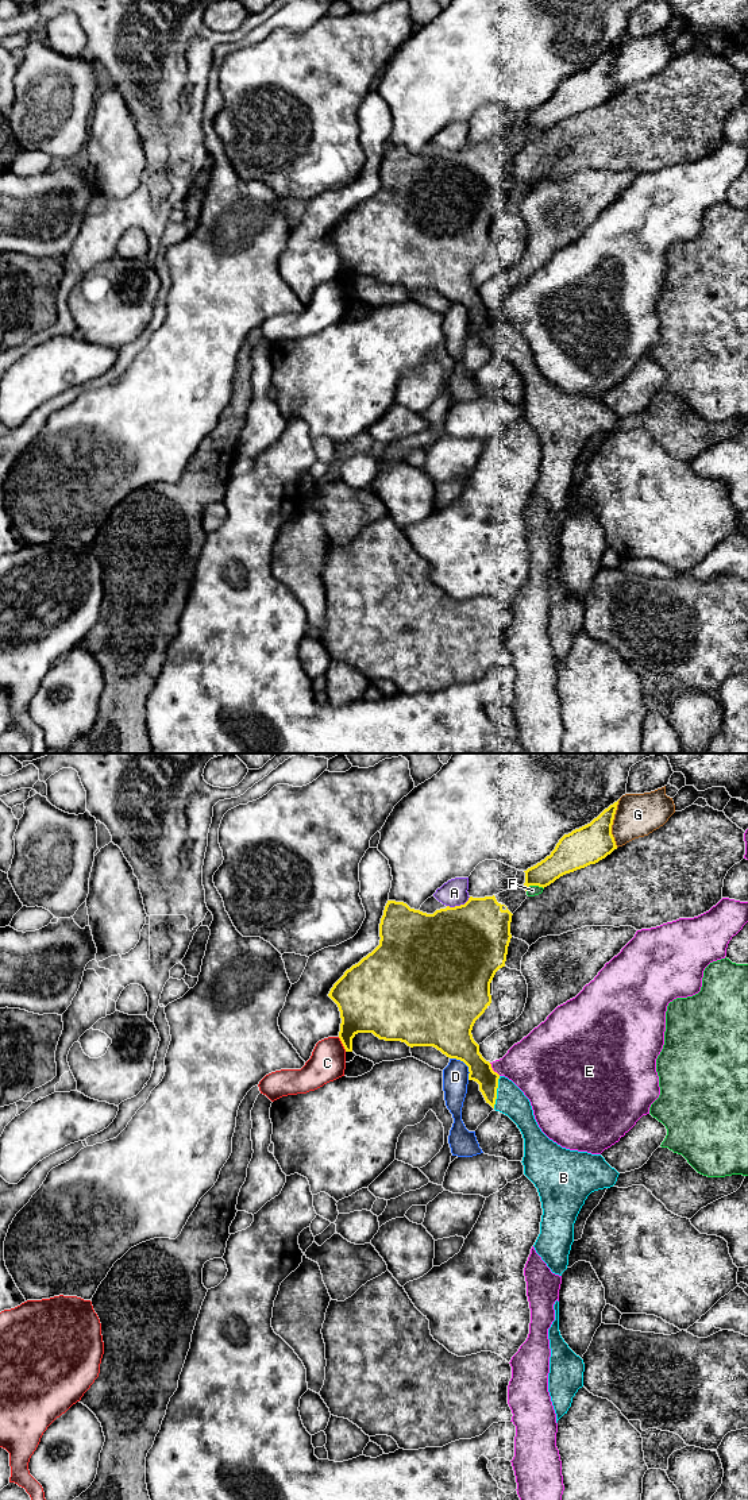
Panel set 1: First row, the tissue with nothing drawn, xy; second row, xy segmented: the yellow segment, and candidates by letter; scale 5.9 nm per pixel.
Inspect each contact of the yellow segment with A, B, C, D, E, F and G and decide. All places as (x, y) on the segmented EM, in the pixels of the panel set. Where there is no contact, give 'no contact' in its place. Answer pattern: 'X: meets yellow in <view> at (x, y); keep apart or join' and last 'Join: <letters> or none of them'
A: meets yellow in xy at (458, 906); keep apart
B: meets yellow in xy at (496, 1092); join
C: meets yellow in xy at (342, 1042); keep apart
D: meets yellow in xy at (465, 1063); keep apart
E: meets yellow in xy at (492, 1069); keep apart
F: meets yellow in xy at (533, 885); keep apart
G: meets yellow in xy at (612, 824); keep apart
Join: B

